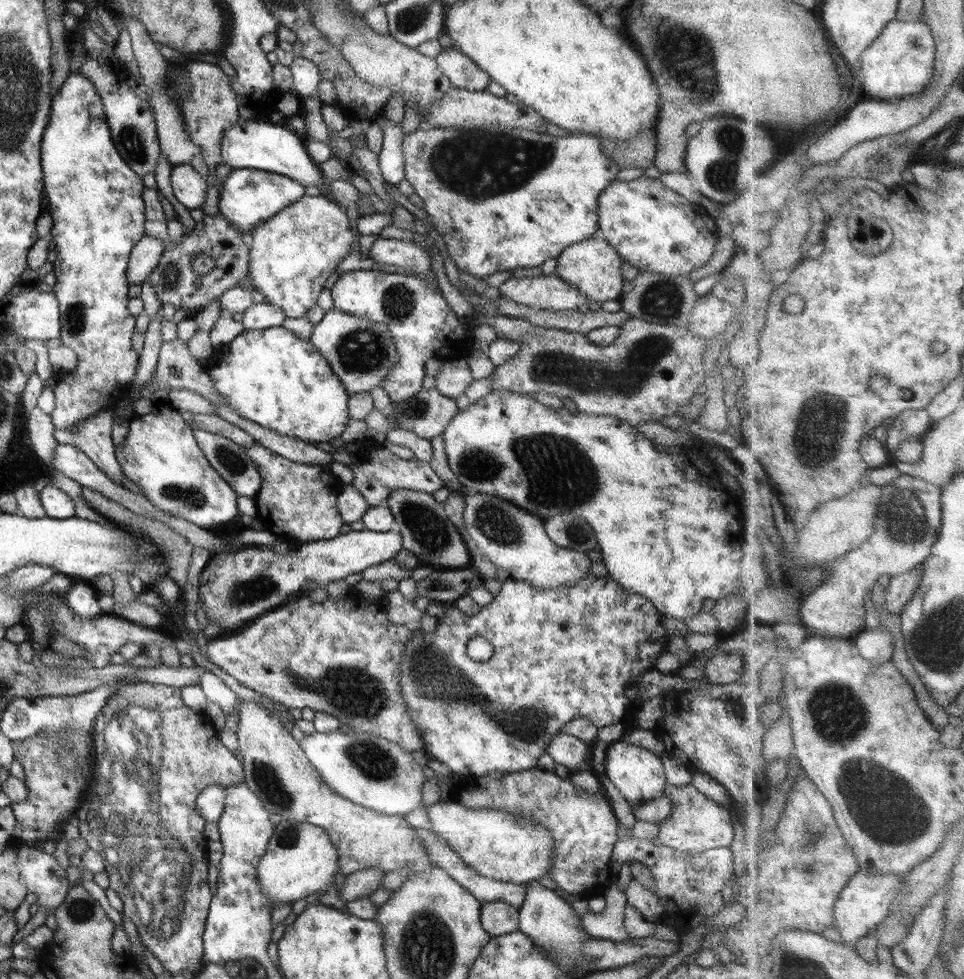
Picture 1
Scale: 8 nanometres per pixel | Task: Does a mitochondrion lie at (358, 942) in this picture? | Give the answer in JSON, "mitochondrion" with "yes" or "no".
{"mitochondrion":"no"}

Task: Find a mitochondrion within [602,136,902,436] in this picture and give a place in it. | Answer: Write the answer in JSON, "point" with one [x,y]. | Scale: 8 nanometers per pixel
{"point":[662,299]}

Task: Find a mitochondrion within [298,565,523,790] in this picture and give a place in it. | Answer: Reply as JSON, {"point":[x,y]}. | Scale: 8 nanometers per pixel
{"point":[375,761]}

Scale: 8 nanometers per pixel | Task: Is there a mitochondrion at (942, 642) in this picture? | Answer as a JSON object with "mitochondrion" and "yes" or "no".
{"mitochondrion":"yes"}

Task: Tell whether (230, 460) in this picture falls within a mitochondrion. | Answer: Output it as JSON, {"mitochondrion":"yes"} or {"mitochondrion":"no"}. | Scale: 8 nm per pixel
{"mitochondrion":"yes"}

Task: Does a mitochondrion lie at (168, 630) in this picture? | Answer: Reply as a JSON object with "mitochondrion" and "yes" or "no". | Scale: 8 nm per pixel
{"mitochondrion":"no"}

